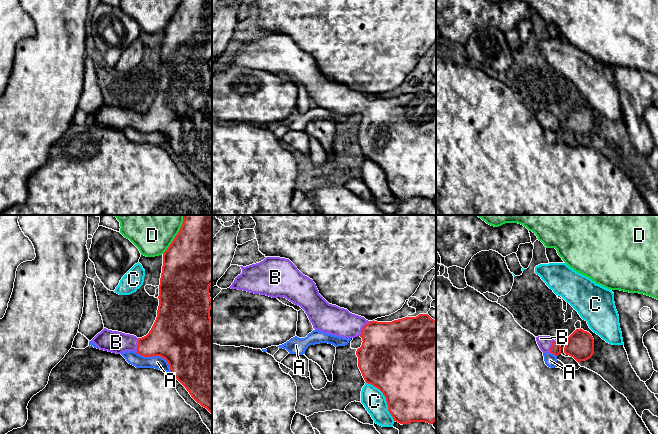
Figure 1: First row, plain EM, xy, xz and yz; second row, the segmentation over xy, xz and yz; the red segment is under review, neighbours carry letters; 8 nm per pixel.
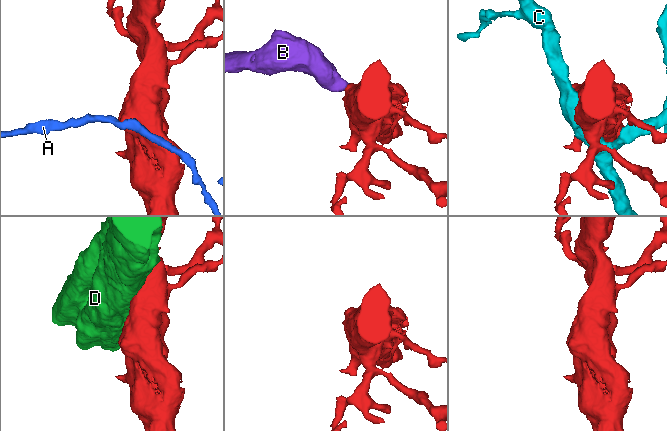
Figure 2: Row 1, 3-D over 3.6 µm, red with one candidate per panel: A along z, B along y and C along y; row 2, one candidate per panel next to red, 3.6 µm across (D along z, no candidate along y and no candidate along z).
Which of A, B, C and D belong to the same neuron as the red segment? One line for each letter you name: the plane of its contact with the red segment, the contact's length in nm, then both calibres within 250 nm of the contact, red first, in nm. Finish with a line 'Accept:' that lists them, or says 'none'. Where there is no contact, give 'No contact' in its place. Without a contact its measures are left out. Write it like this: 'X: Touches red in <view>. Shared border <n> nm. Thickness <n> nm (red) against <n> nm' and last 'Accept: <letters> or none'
B: Touches red in xz. Shared border 150 nm. Thickness 420 nm (red) against 220 nm
Accept: B

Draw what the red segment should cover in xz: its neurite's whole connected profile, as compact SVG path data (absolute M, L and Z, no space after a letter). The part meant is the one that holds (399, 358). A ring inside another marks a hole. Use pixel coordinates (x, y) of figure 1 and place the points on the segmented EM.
M266 257L259 263L240 267L242 273L235 278L229 288L272 298L284 297L305 311L315 330L343 338L360 336L363 342L356 351L358 367L365 382L378 388L383 393L388 411L394 421L400 424L411 422L433 424L436 421L436 321L428 314L405 317L392 322L368 321L364 317L350 313L347 309L329 304L319 294L313 280L303 275L289 259Z

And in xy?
M183 215L183 223L178 234L163 254L163 266L158 296L159 306L156 320L149 333L142 338L137 338L134 335L104 328L91 341L98 347L98 349L116 354L121 354L126 351L133 351L144 357L160 356L164 358L169 364L171 373L186 388L191 397L212 414L212 320L210 318L212 300L209 294L210 285L212 285L212 215Z

